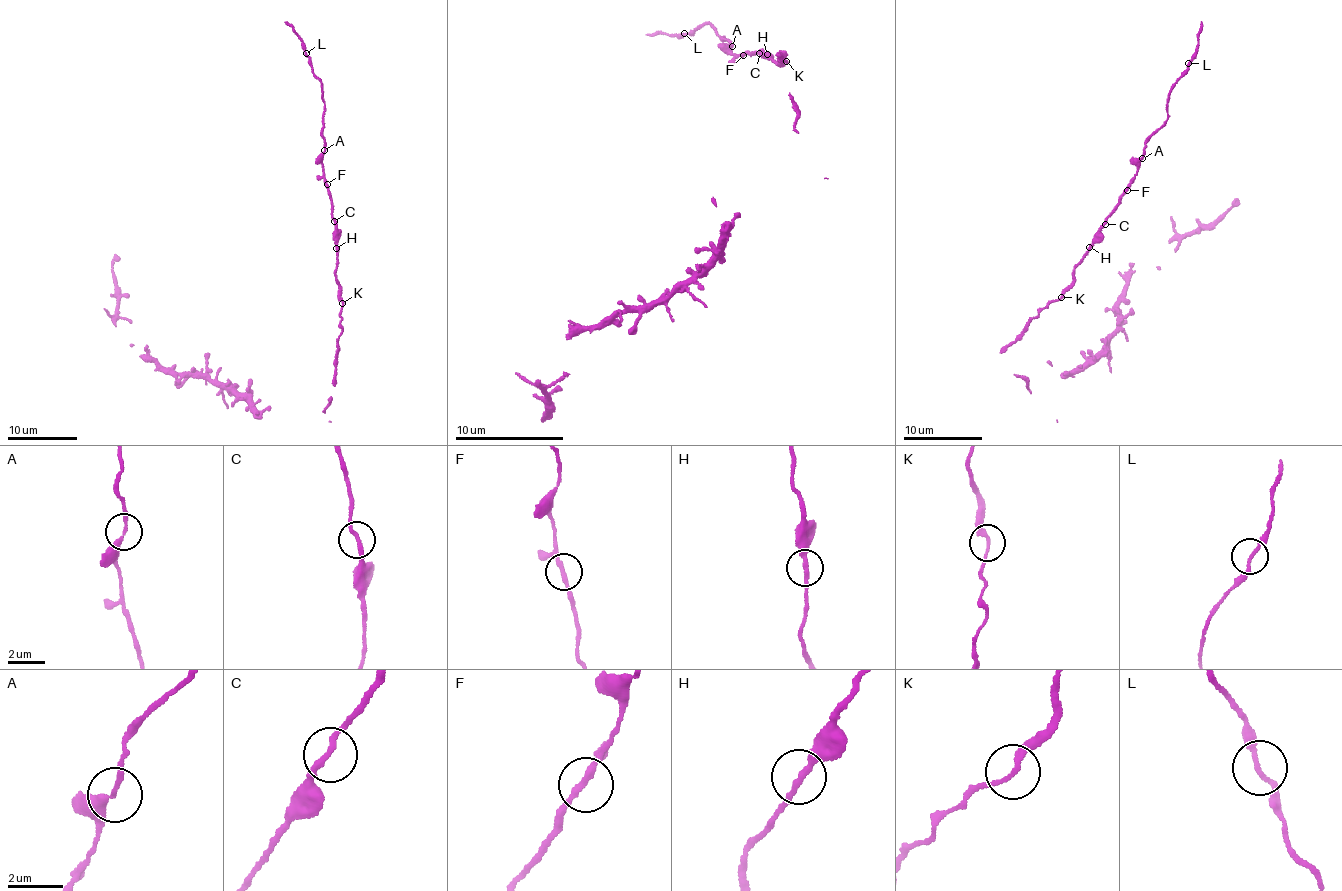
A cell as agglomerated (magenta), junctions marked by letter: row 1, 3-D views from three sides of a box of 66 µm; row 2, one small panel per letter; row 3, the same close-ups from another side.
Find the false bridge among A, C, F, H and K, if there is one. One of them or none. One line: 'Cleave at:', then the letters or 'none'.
Cleave at: none

